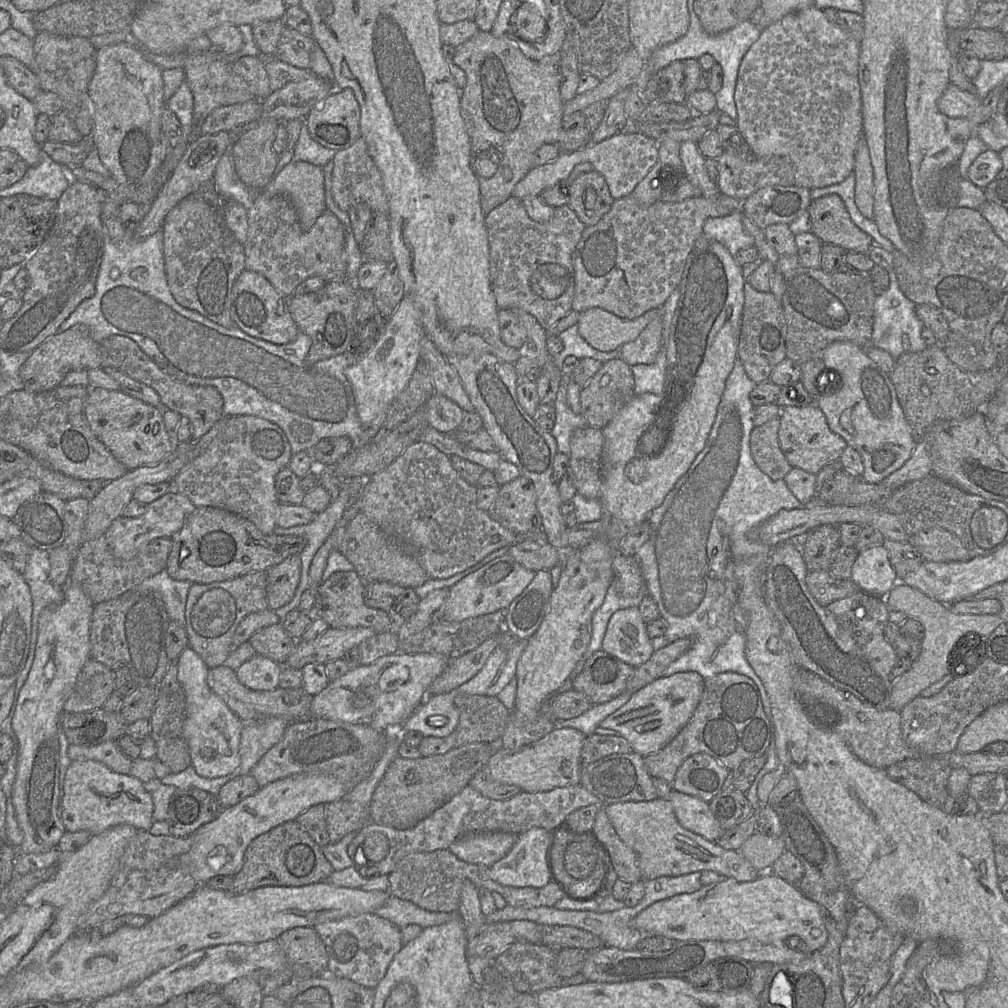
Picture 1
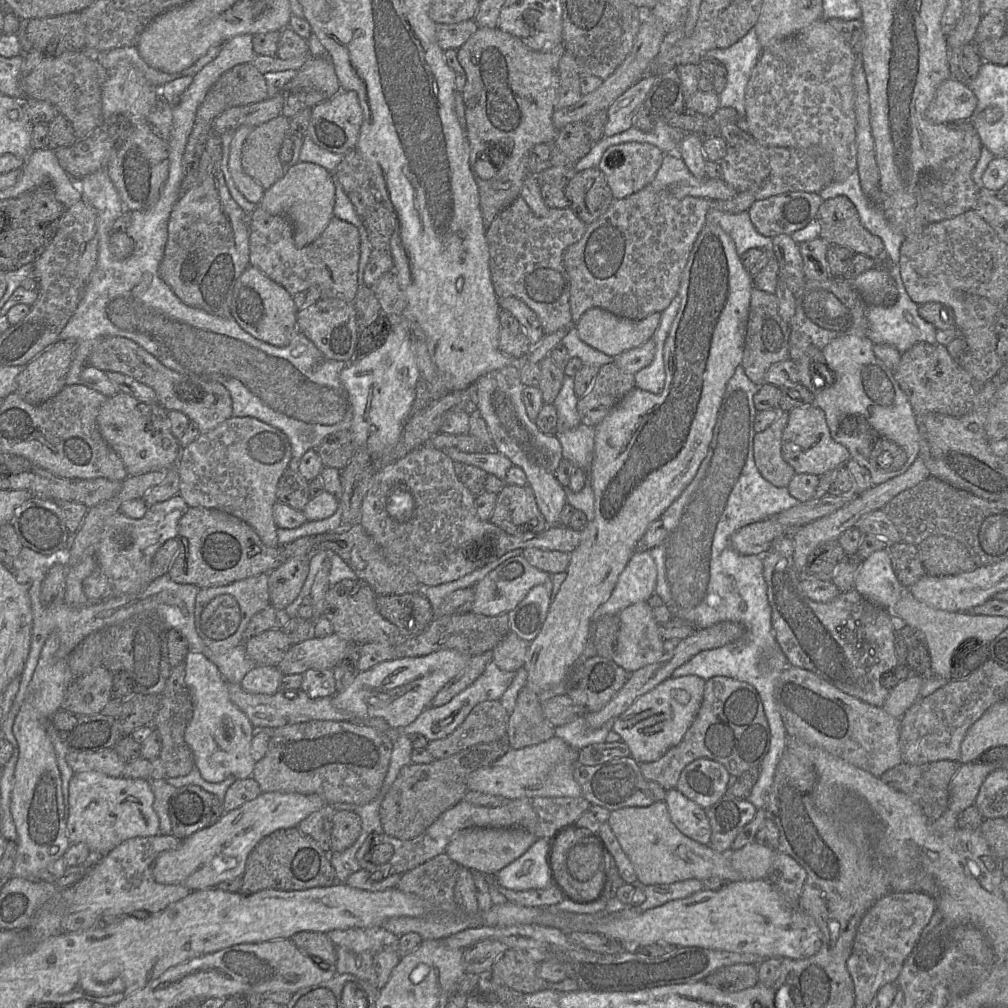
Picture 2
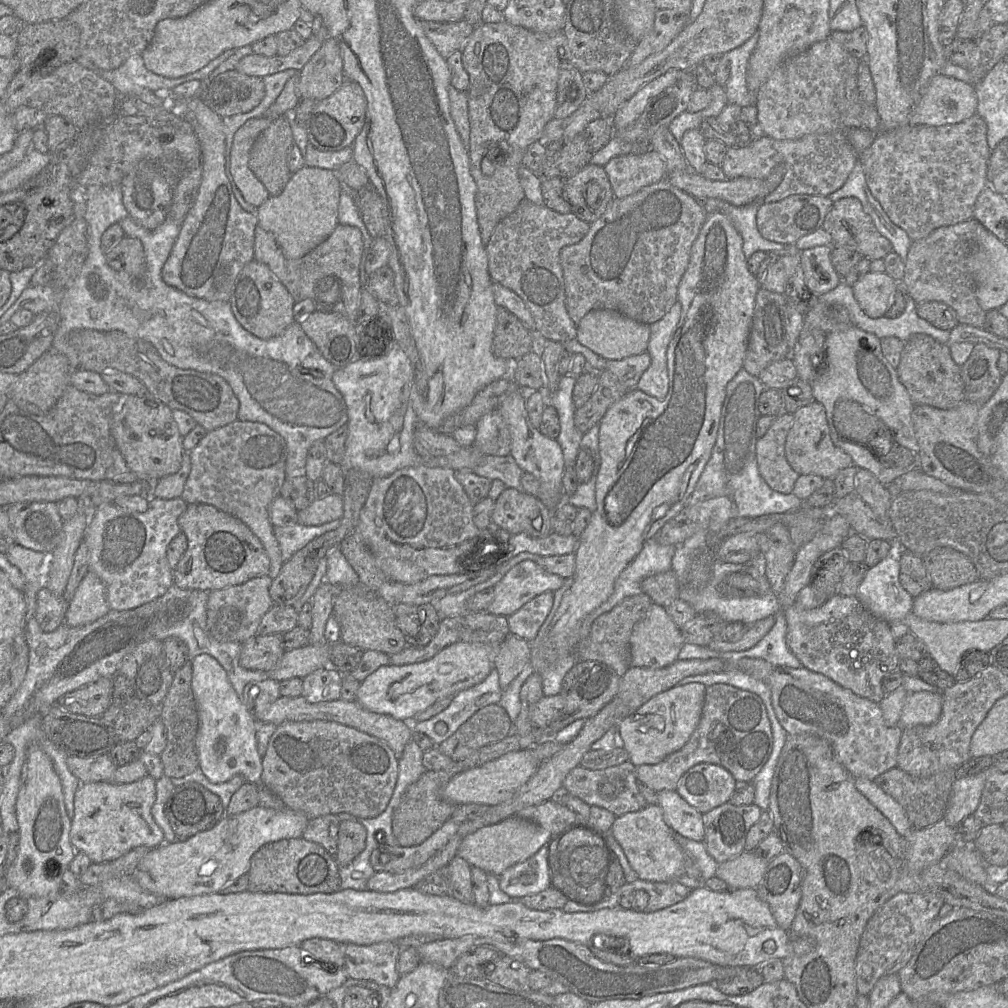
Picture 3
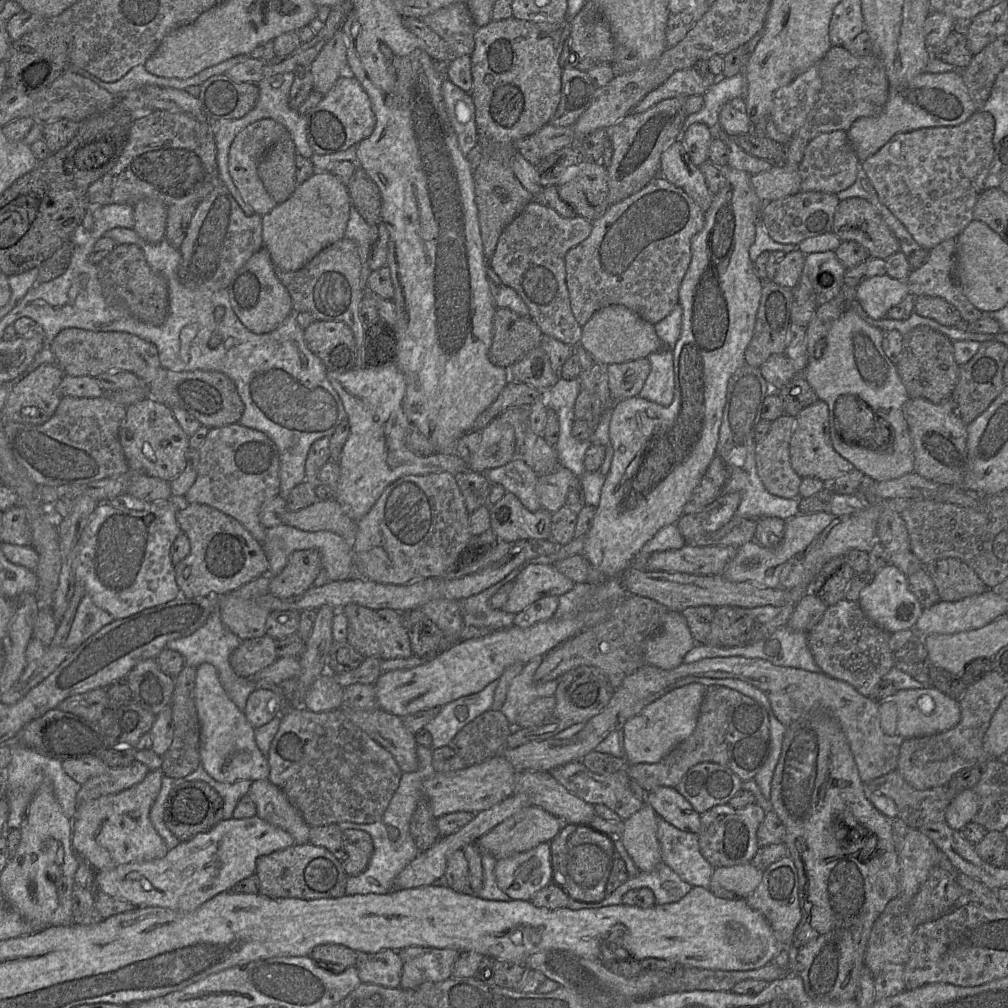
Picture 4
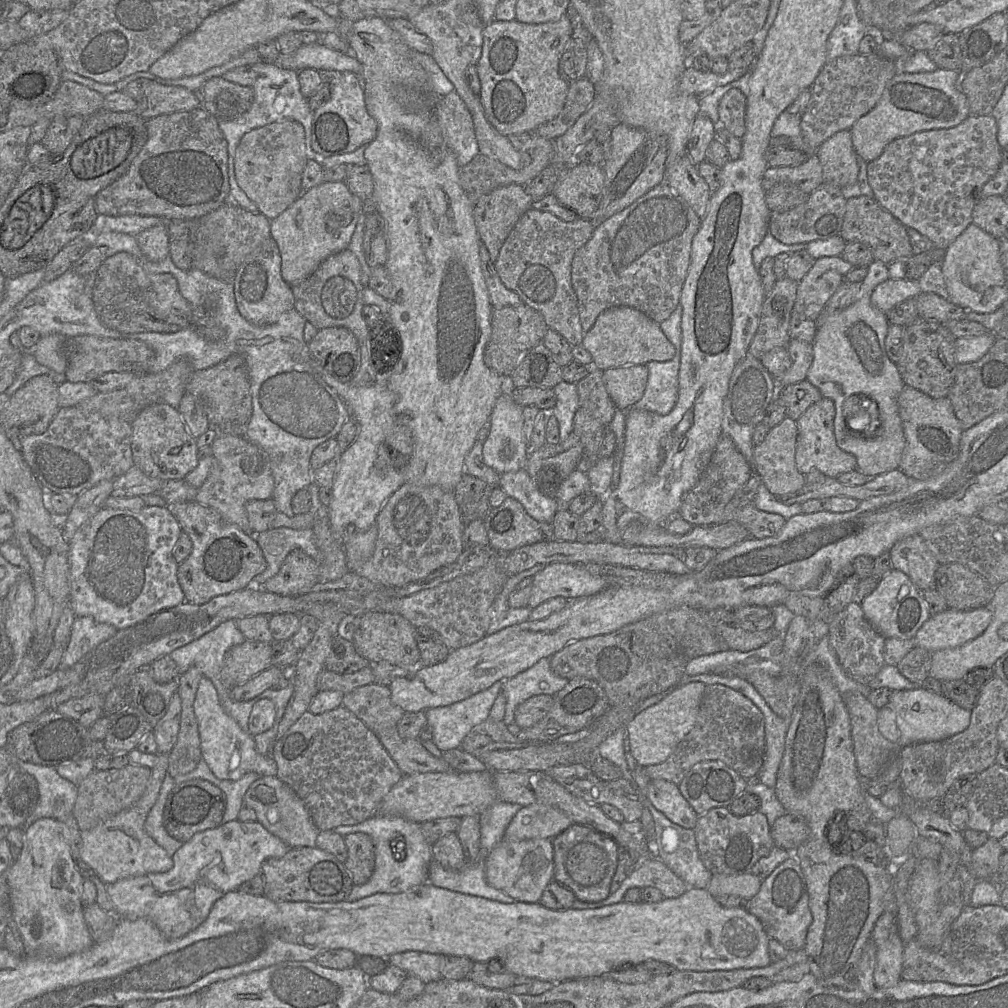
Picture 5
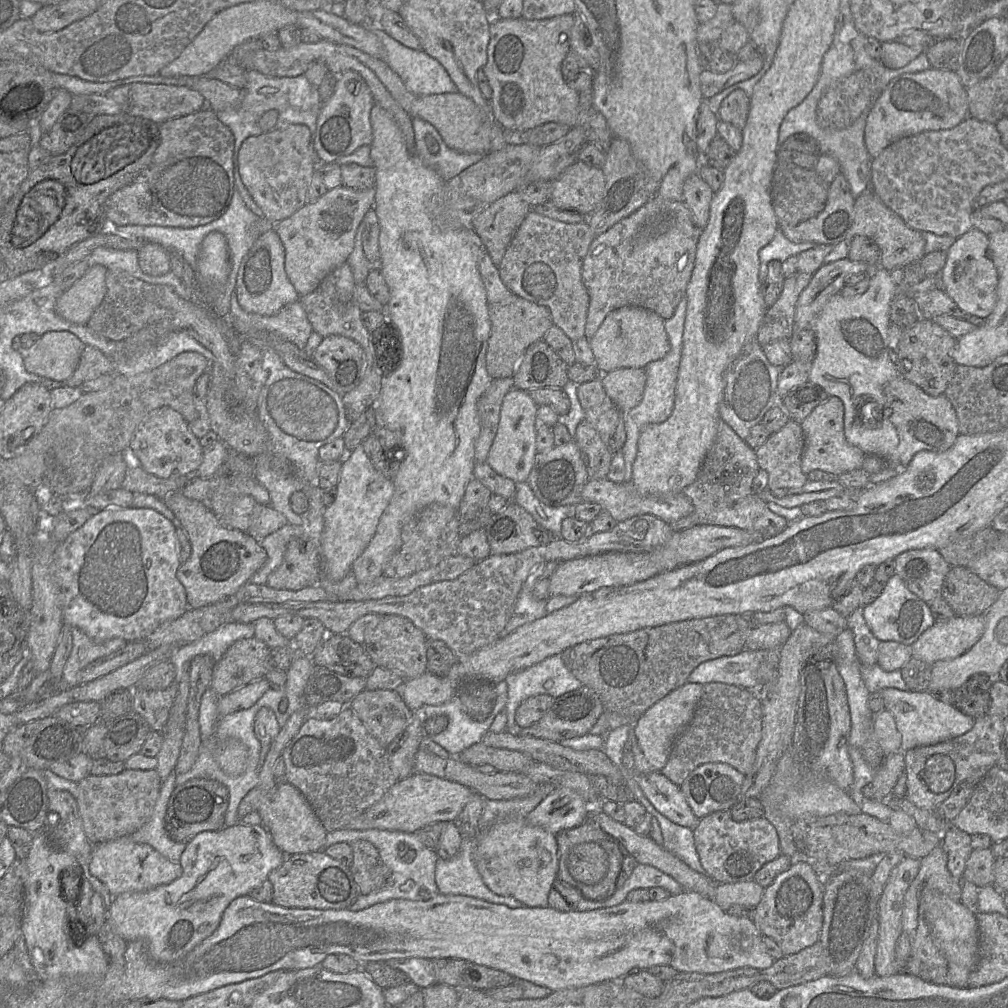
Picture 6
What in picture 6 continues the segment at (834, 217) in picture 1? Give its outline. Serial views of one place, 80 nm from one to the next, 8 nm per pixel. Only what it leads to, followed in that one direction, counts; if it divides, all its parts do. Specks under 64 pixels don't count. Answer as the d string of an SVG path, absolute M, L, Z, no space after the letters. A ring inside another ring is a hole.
M872 188L855 198L850 238L859 235L867 236L877 243L881 250L879 266L889 272L919 261L926 254L925 239L921 232L909 227L897 213L885 205Z

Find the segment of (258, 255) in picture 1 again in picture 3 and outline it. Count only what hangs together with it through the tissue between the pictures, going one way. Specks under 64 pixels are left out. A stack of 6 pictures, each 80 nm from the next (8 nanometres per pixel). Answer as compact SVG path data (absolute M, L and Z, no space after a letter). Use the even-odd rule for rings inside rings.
M338 224L328 238L299 259L286 258L273 234L258 225L255 229L254 260L268 266L287 288L295 303L311 299L315 303L316 310L339 313L357 328L359 297L362 289L360 281L362 253L363 237L361 231L354 226Z

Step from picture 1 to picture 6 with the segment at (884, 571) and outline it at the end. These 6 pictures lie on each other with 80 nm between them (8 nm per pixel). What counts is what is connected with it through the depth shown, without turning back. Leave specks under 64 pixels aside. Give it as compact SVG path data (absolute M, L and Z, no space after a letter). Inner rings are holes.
M896 573L884 584L881 595L863 606L863 615L879 641L895 641L911 646L935 622L928 604L912 593Z

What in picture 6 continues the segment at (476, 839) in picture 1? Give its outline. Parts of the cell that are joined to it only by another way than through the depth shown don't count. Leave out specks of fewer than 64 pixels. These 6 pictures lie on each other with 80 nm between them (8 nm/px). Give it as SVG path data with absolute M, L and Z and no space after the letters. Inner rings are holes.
M556 788L525 817L528 824L557 835L582 825L591 813L589 804L569 788Z

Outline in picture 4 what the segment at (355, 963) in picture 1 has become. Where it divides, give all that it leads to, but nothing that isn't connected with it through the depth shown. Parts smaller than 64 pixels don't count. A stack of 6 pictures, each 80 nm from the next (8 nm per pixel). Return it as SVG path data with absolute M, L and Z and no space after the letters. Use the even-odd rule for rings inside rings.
M385 949L376 953L358 953L355 967L362 983L399 988L403 963L398 951Z

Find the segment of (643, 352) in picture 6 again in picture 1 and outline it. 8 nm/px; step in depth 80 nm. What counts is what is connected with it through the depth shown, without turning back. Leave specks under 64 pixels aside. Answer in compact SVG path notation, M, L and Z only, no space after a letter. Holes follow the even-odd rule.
M599 307L581 312L578 331L597 350L610 352L634 341L647 325L659 317L660 309L652 309L635 319L622 319Z

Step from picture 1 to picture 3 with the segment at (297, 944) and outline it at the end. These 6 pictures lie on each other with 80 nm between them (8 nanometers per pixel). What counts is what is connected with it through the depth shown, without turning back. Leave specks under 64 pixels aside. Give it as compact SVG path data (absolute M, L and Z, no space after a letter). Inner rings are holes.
M310 938L304 940L299 947L327 972L335 972L338 967L345 965L345 944L330 939ZM326 963L328 965L324 968Z

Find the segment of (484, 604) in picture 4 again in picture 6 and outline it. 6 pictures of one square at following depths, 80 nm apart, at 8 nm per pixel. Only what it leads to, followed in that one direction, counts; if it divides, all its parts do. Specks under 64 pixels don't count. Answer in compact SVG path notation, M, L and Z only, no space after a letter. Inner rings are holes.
M554 563L543 564L529 574L515 603L512 617L505 626L504 636L518 627L543 618L548 614L546 601L535 599L533 589L538 580L549 577L550 570L554 566Z

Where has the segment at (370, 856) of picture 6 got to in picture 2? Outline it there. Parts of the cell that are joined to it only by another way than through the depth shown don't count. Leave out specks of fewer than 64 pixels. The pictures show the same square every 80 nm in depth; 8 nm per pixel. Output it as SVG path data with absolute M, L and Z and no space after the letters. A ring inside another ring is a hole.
M335 810L332 818L331 851L342 852L351 847L362 830L360 817L348 810Z

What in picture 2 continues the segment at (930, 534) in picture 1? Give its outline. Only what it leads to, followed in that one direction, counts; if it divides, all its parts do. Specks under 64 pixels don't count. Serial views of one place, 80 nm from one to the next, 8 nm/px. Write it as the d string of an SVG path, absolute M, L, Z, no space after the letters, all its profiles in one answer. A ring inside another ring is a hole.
M930 536L917 548L926 574L932 576L956 575L977 567L967 549L950 537Z

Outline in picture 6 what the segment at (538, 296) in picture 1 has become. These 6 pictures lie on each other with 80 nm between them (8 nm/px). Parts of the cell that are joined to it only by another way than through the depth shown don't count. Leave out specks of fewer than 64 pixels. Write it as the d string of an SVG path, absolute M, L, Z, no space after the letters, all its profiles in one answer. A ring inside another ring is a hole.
M532 209L517 229L498 266L500 278L508 290L527 301L547 307L552 324L559 327L571 341L585 337L589 294L581 271L595 237L586 220L564 223Z

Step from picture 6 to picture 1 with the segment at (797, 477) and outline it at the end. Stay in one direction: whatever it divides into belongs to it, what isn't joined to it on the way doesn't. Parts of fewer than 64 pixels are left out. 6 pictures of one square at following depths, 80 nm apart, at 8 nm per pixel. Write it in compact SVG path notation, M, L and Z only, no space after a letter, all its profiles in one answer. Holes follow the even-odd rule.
M779 415L760 426L754 426L750 437L750 448L756 465L773 480L780 480L792 469L783 455L778 431Z

